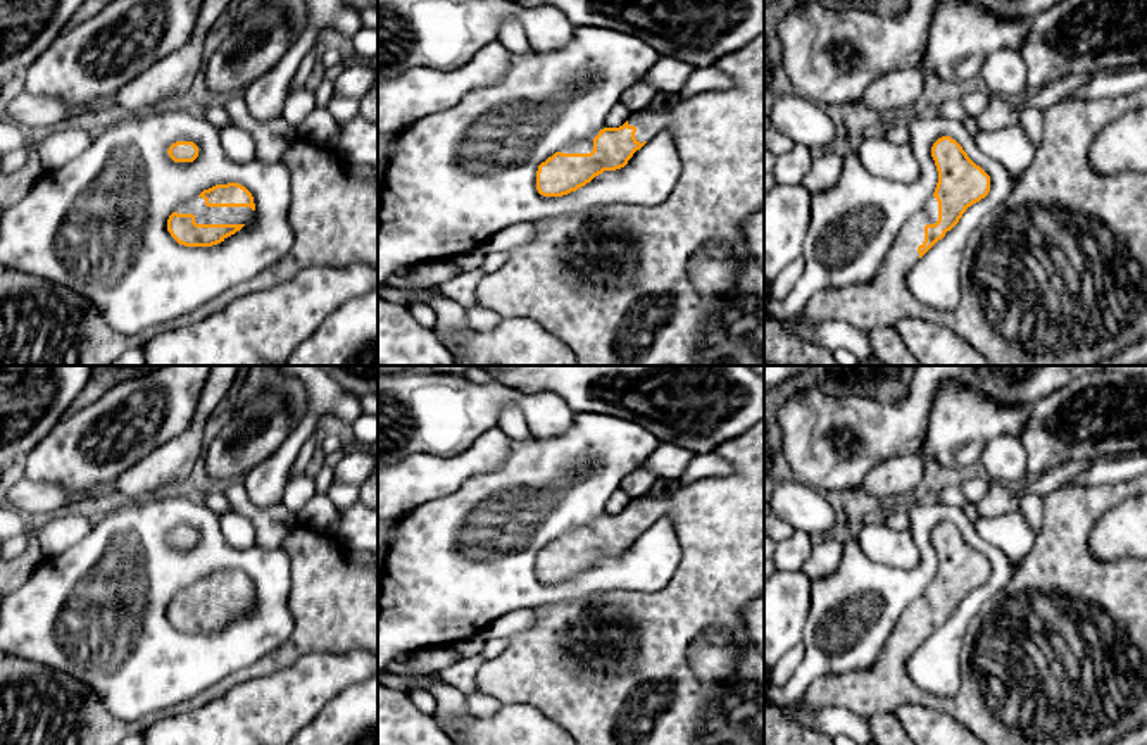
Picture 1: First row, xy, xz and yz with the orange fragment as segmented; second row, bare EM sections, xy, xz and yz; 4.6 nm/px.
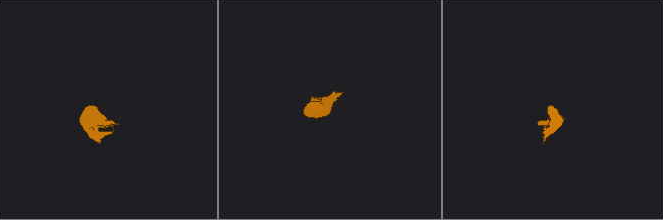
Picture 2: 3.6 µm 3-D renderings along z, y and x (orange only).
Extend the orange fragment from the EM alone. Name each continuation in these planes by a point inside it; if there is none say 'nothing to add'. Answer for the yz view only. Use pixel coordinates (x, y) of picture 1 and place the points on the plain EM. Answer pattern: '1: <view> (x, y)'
1: yz (1063, 607)

